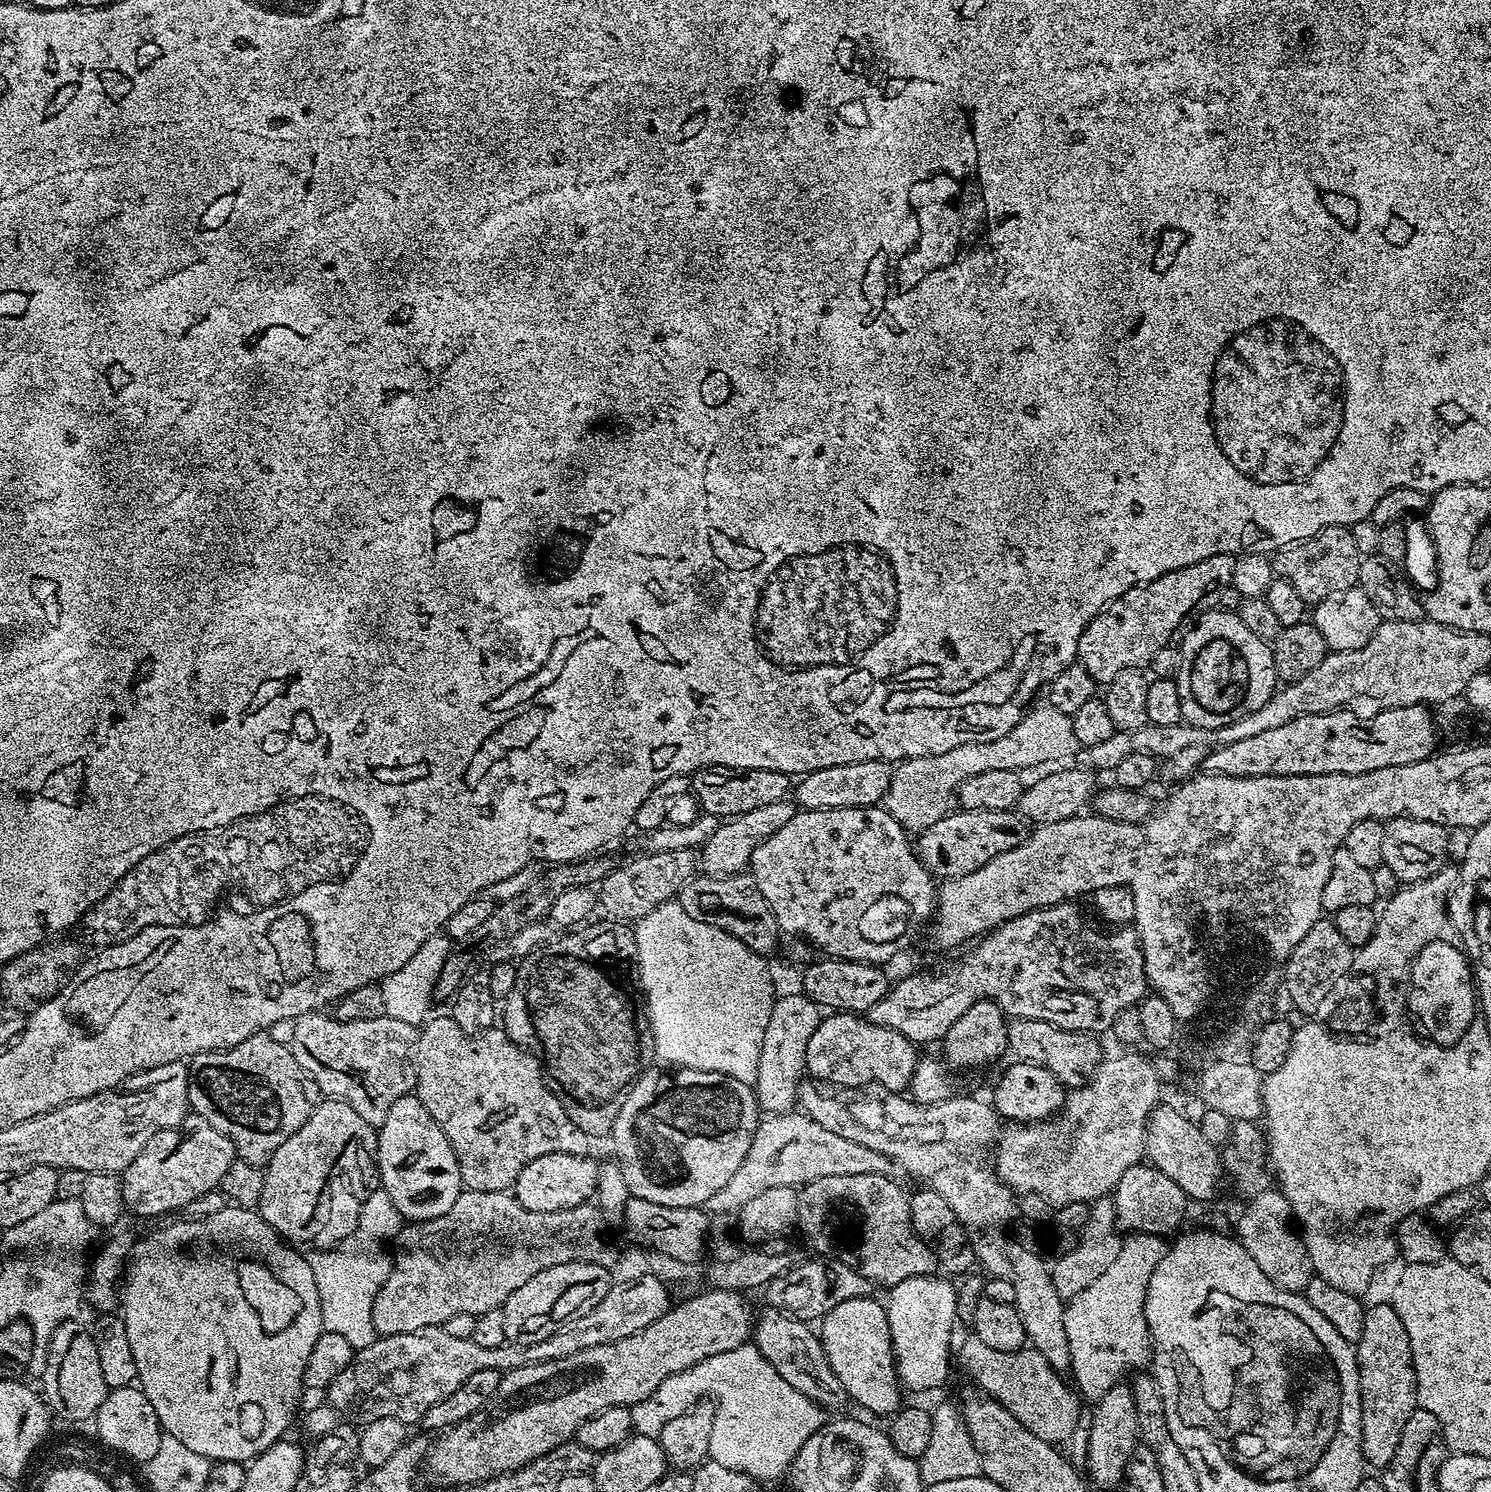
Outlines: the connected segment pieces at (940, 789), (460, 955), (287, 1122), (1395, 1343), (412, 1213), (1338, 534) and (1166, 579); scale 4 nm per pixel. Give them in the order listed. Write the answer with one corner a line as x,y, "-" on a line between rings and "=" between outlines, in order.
1047,706
1035,708
1021,715
1010,731
994,742
963,744
954,750
946,750
946,754
923,756
897,763
882,806
905,830
919,834
948,815
950,811
948,803
951,800
953,803
954,793
967,776
1003,768
1025,770
1024,768
1036,768
1047,760
1064,762
1067,761
1064,760
1067,756
1068,759
1075,757
1078,745
1074,738
1071,716
1058,714
1058,710
=
606,852
593,853
591,856
584,857
581,860
575,860
570,863
553,864
545,867
545,871
532,879
518,894
506,899
501,903
499,901
490,914
486,922
482,923
478,929
474,930
465,940
459,941
453,947
452,952
446,958
442,966
442,974
438,974
438,982
432,991
433,1001
444,1002
451,1001
456,991
464,985
464,981
469,979
472,963
476,956
472,953
472,948
476,952
491,953
493,948
499,944
505,944
518,930
526,926
539,923
547,917
547,912
552,908
554,899
558,898
560,893
572,888
594,886
603,881
620,865
620,858
614,854
606,855
=
261,1030
250,1038
238,1042
233,1048
222,1048
218,1052
199,1052
197,1056
187,1061
188,1065
188,1107
197,1116
201,1116
218,1134
226,1134
234,1146
237,1157
251,1164
261,1166
268,1160
310,1118
317,1104
322,1099
322,1093
307,1072
298,1066
291,1047
280,1040
275,1040
272,1034
=
1391,1303
1376,1304
1364,1314
1362,1338
1354,1345
1356,1349
1356,1365
1360,1375
1360,1409
1362,1410
1362,1434
1360,1435
1360,1453
1364,1455
1365,1465
1382,1470
1394,1458
1394,1450
1398,1450
1398,1442
1402,1438
1402,1429
1410,1422
1410,1414
1417,1408
1416,1375
1414,1374
1414,1358
1410,1350
1410,1338
1406,1338
1406,1326
1402,1326
1402,1318
1392,1309
=
415,1094
398,1098
378,1126
374,1149
376,1164
380,1167
379,1187
408,1222
437,1220
458,1202
462,1185
458,1162
442,1126
430,1118
430,1110
422,1106
=
1335,524
1318,530
1318,534
1310,538
1277,548
1274,553
1274,572
1279,579
1290,582
1290,586
1298,590
1306,603
1315,606
1322,598
1338,594
1338,590
1350,590
1359,585
1361,559
1351,527
=
1219,552
1202,562
1170,570
1150,582
1126,590
1126,594
1116,600
1109,600
1078,638
1078,663
1100,686
1108,685
1117,674
1122,674
1122,670
1148,666
1158,650
1173,643
1172,635
1181,631
1180,623
1208,595
1209,599
1217,590
1231,585
1235,561
1233,553

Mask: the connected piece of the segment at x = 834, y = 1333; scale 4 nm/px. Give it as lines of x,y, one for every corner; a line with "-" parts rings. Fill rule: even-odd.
871,1295
859,1296
834,1306
834,1310
819,1321
818,1335
830,1362
830,1370
834,1370
838,1382
842,1382
845,1397
861,1404
868,1412
887,1417
901,1407
902,1385
896,1375
888,1309
881,1301
879,1304
872,1299

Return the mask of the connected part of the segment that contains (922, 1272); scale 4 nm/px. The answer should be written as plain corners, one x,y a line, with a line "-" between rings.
878,1172
842,1174
818,1178
798,1192
798,1228
812,1243
816,1251
813,1253
841,1260
876,1286
891,1286
906,1278
931,1276
937,1271
936,1254
929,1241
912,1230
909,1193
903,1192
890,1177

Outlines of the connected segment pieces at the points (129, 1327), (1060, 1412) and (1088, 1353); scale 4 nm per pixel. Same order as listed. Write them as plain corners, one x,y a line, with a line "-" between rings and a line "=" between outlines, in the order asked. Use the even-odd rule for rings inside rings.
227,1206
221,1213
210,1214
208,1217
183,1219
177,1224
168,1224
165,1228
150,1233
145,1240
137,1239
131,1251
130,1263
127,1265
126,1283
122,1288
122,1315
126,1338
130,1338
130,1351
134,1354
138,1387
146,1394
146,1398
150,1398
150,1406
154,1406
154,1414
158,1414
161,1429
169,1437
182,1442
187,1449
204,1455
211,1462
251,1462
287,1433
284,1431
291,1426
292,1419
296,1416
296,1407
300,1404
300,1392
305,1391
306,1358
310,1358
314,1342
318,1342
320,1333
324,1331
322,1306
318,1298
318,1286
314,1282
314,1270
310,1270
307,1259
303,1255
299,1256
295,1247
285,1243
261,1218
259,1211
=
968,1334
956,1350
963,1370
978,1384
985,1395
991,1396
1004,1408
1008,1408
1028,1432
1046,1444
1063,1445
1076,1430
1080,1422
1080,1400
1077,1394
1063,1381
1063,1375
1053,1370
1046,1358
1036,1348
1026,1346
1016,1352
996,1351
974,1334
=
1149,1232
1129,1235
1118,1250
1118,1258
1100,1277
1065,1307
1064,1325
1073,1365
1088,1364
1088,1384
1097,1390
1113,1388
1127,1364
1147,1365
1152,1359
1152,1335
1146,1322
1144,1303
1150,1274
1162,1262
1165,1237

